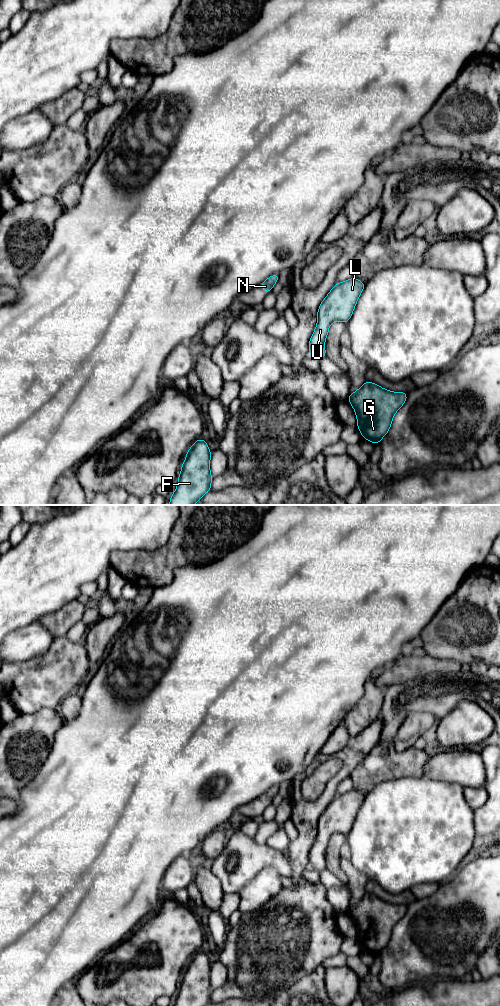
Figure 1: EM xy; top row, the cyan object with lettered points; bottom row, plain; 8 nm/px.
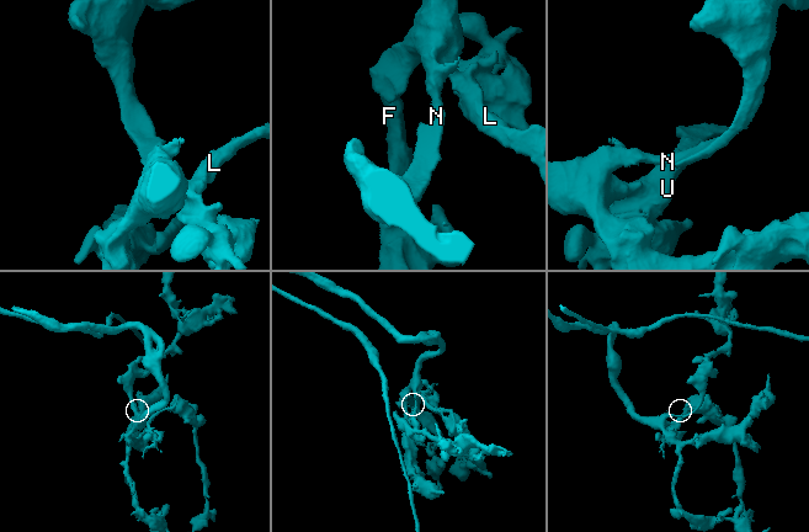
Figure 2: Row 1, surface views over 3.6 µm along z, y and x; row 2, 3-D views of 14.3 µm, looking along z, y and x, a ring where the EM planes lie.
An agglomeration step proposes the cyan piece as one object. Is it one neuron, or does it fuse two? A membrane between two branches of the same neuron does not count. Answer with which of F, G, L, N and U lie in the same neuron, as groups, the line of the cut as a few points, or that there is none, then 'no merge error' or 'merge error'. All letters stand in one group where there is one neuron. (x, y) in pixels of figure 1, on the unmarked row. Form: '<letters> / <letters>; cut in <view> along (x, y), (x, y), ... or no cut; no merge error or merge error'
F G L N U; no cut; no merge error

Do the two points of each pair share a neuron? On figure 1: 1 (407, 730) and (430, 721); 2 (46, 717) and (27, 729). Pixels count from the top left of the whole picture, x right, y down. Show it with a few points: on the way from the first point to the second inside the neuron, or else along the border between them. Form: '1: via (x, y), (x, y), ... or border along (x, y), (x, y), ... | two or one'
1: via (413, 725), (424, 723) | one
2: via (41, 722), (32, 729) | one

